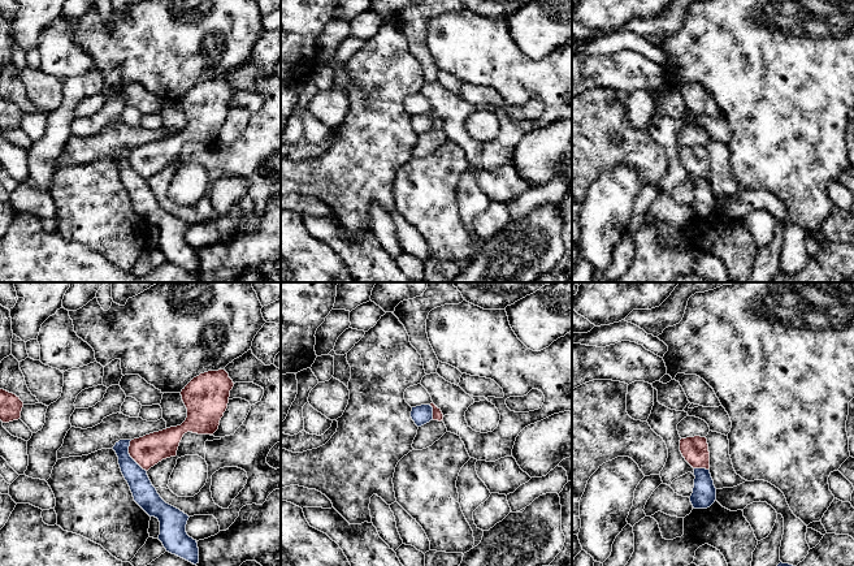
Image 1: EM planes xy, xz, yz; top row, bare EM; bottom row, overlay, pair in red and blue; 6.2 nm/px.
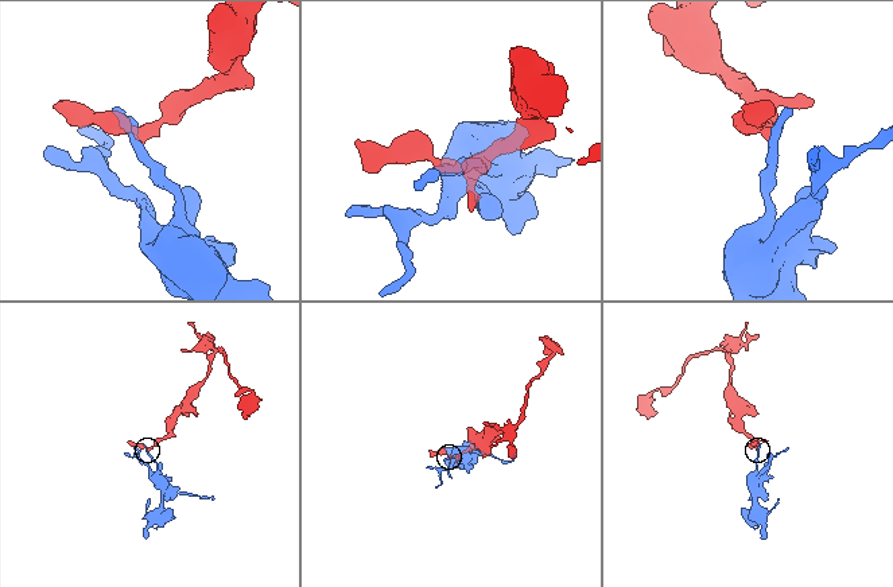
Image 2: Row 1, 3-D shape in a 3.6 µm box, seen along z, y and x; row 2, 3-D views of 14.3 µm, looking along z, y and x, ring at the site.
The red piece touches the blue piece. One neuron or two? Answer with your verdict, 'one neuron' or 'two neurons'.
two neurons

